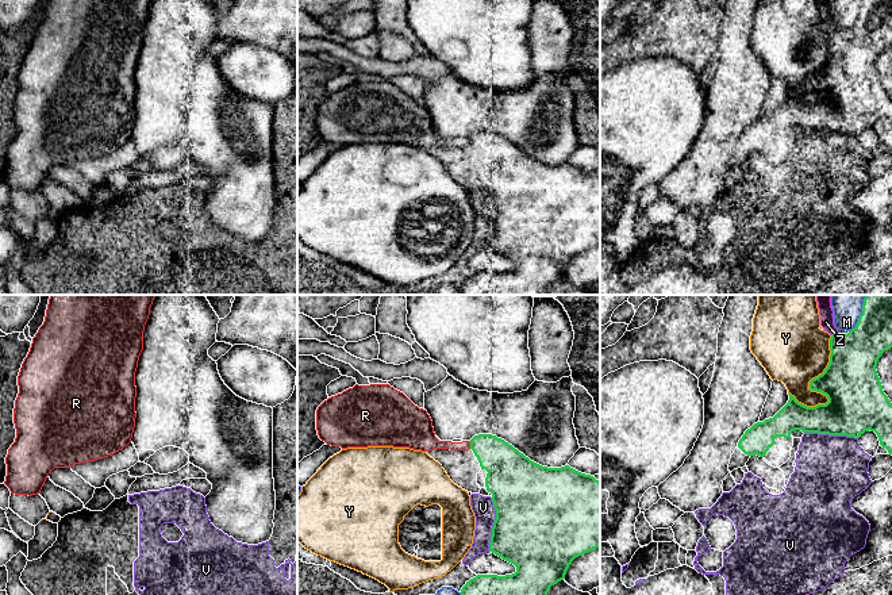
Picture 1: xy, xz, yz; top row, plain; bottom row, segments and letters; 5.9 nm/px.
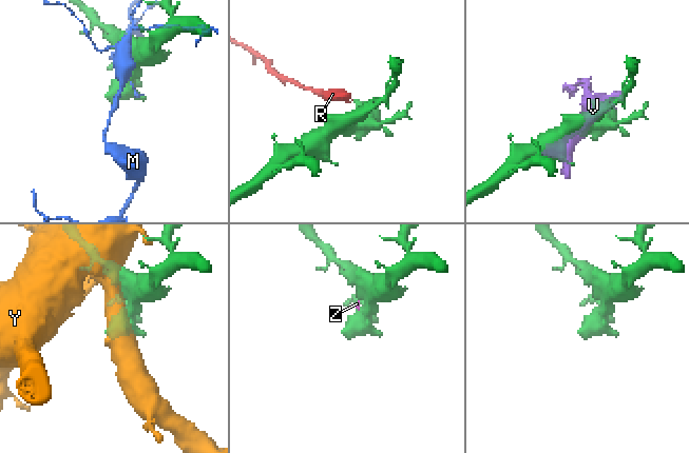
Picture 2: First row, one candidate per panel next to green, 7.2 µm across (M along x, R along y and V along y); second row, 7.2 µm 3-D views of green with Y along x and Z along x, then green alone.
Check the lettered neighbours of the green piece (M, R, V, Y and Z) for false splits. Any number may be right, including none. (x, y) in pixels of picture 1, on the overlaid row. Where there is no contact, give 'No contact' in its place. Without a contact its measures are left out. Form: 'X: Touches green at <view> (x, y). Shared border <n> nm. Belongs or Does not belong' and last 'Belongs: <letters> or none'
M: Touches green at yz (862, 313). Shared border 240 nm. Does not belong
R: Touches green at xz (471, 445). Shared border 50 nm. Does not belong
V: Touches green at xz (493, 525). Shared border 320 nm. Does not belong
Y: Touches green at yz (810, 382). Shared border 460 nm. Does not belong
Z: Touches green at yz (833, 334). Shared border 30 nm. Does not belong
Belongs: none

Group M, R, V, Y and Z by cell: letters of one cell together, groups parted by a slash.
M Z / R / V / Y

